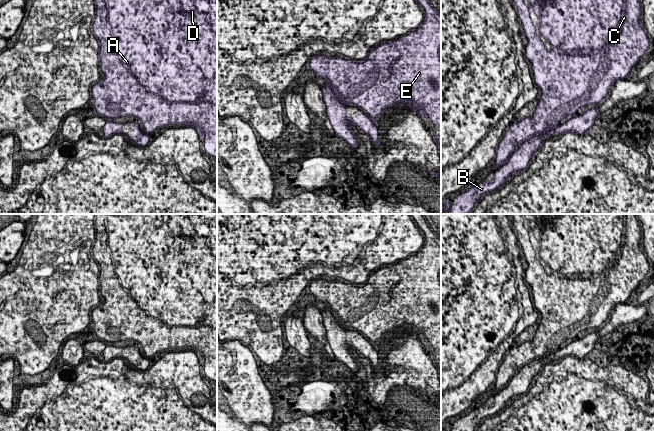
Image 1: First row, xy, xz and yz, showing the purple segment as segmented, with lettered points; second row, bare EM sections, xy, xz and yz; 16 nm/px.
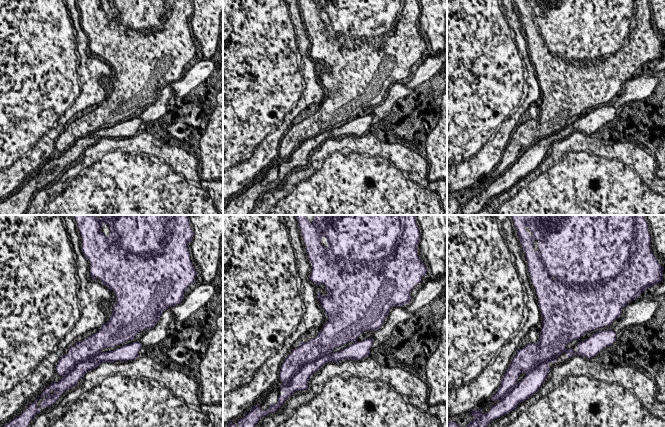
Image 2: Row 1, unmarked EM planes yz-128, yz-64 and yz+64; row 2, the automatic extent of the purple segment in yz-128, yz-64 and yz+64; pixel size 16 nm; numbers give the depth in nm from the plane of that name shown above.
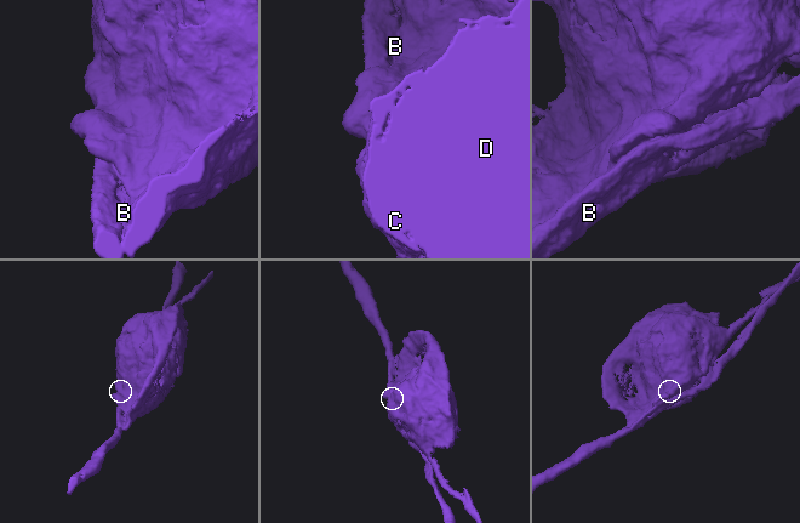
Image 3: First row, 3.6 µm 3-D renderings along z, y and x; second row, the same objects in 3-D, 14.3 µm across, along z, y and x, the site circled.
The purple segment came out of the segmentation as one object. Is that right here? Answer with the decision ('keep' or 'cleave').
cleave

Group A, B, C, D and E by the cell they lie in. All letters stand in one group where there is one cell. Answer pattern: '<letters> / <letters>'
A C D E / B

